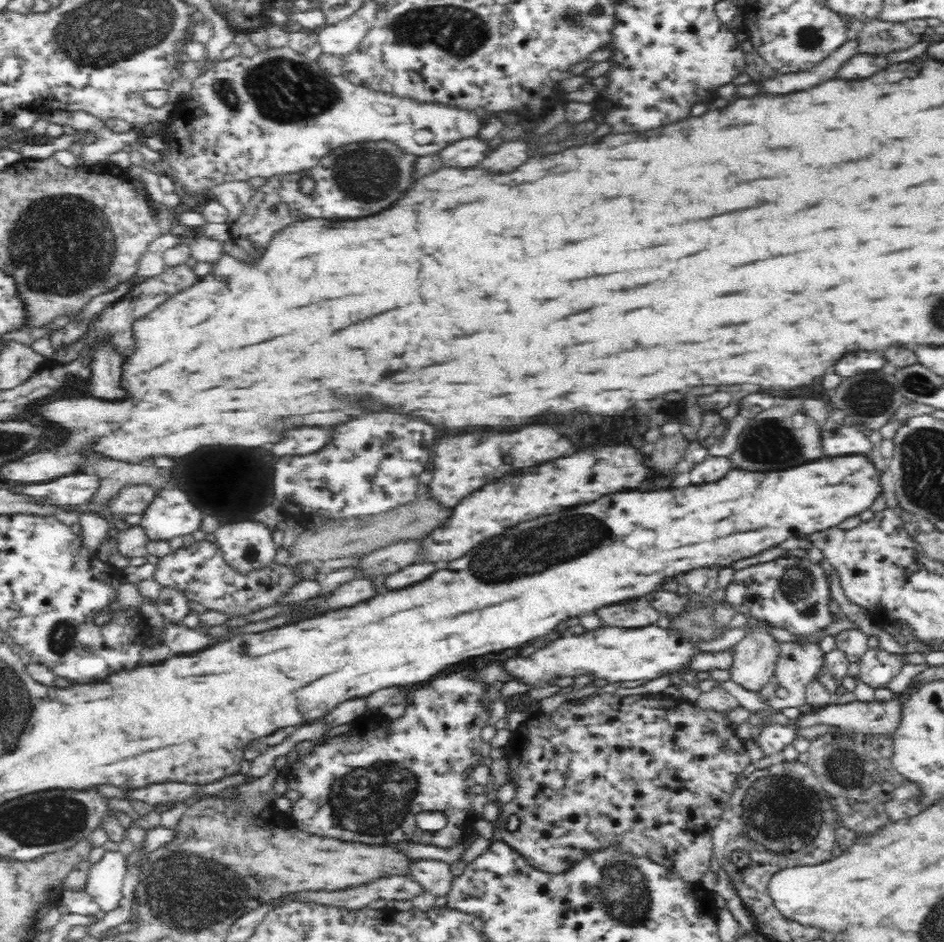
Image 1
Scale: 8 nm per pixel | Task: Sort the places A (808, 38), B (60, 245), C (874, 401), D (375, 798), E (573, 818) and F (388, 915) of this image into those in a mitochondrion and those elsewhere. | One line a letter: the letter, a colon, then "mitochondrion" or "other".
A: mitochondrion
B: mitochondrion
C: mitochondrion
D: mitochondrion
E: other
F: other

